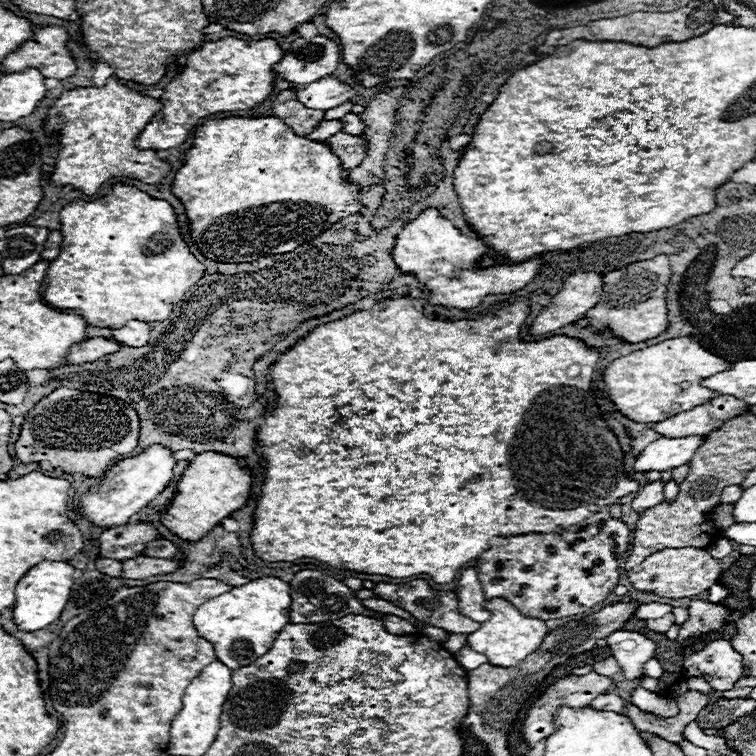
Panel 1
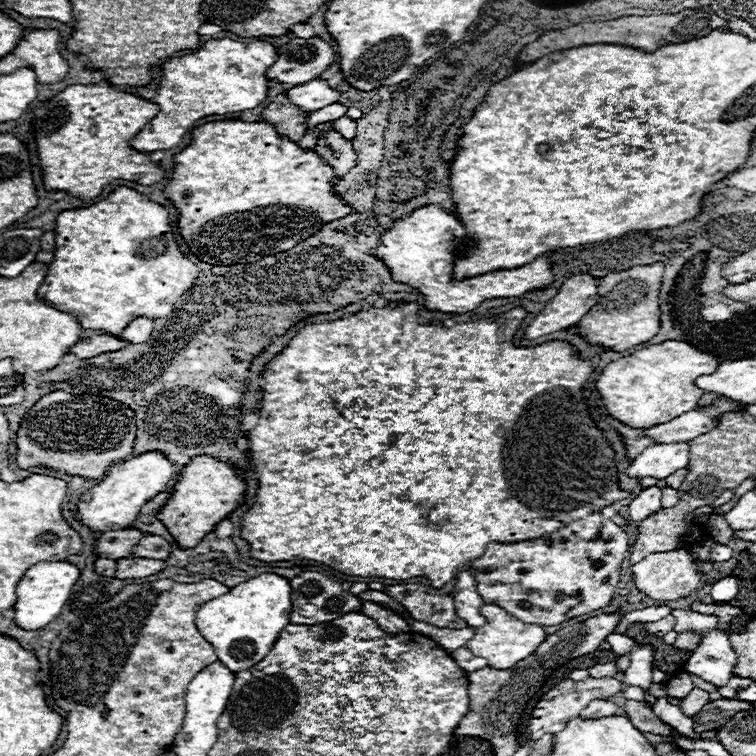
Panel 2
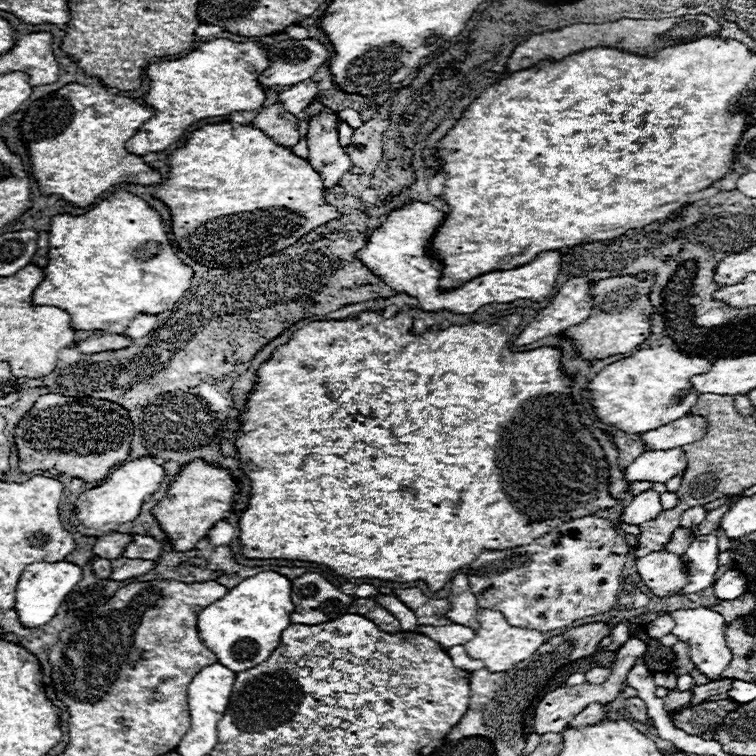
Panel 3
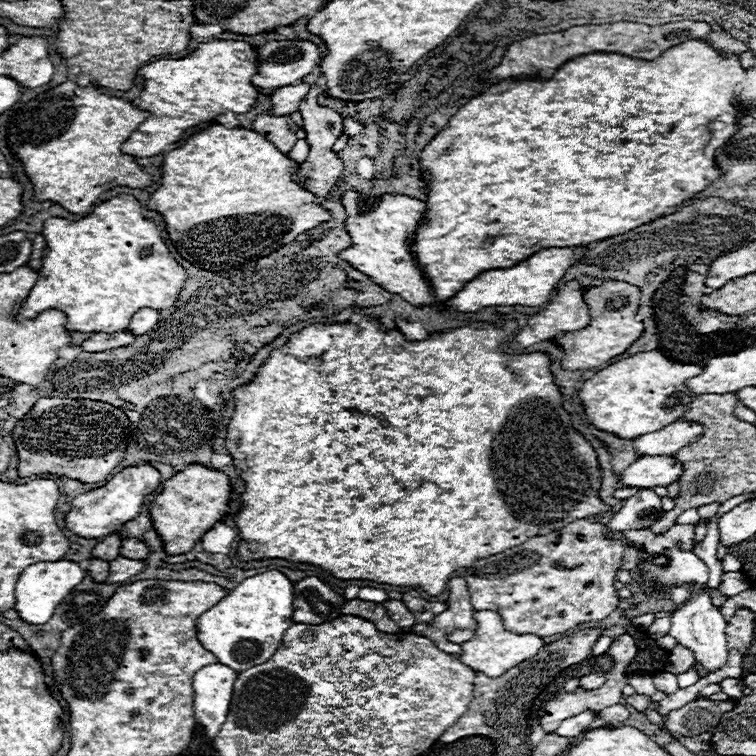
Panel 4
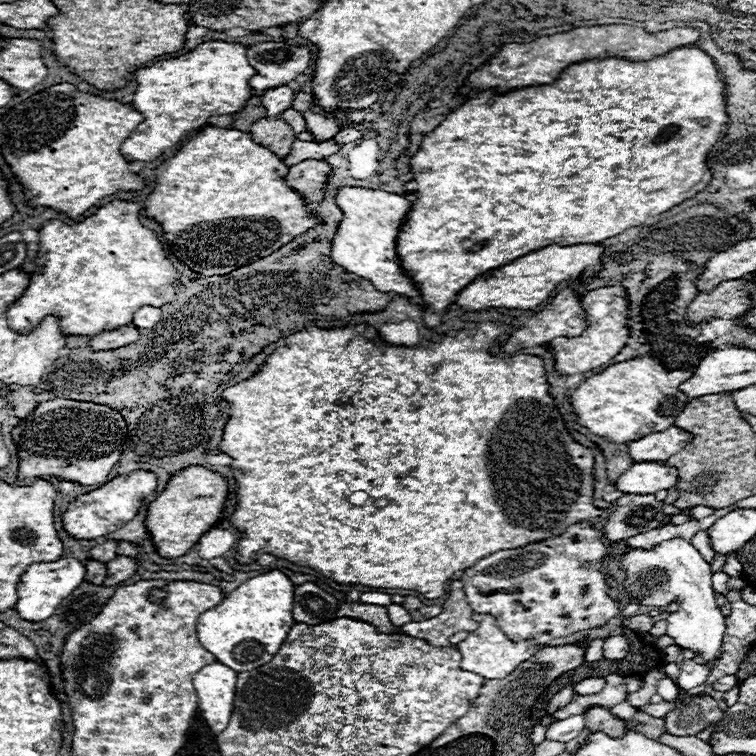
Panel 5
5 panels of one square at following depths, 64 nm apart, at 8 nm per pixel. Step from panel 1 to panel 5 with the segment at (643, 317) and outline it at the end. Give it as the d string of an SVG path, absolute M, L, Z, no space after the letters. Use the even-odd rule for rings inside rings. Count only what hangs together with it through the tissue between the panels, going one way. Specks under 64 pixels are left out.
M606 286L606 288L590 290L586 296L580 298L580 302L584 304L586 310L588 328L576 338L554 338L552 342L548 342L556 358L556 370L564 376L576 372L588 372L592 368L608 364L626 346L630 336L630 326L628 326L630 296L622 286Z

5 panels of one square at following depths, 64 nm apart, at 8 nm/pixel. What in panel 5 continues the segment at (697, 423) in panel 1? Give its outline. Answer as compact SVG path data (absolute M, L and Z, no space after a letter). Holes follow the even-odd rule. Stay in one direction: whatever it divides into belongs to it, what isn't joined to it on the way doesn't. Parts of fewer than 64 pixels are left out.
M678 426L666 428L662 432L648 434L640 440L634 440L630 448L630 456L634 462L656 462L656 460L668 460L676 452L680 452L694 436Z

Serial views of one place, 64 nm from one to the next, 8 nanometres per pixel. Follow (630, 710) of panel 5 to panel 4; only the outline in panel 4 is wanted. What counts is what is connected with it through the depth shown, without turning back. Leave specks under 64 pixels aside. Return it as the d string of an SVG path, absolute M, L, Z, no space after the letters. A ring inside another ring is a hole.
M616 704L616 706L610 706L610 708L602 710L602 712L598 712L598 716L590 724L590 728L598 728L598 726L606 726L606 724L620 724L628 716L630 716L630 710L626 706L622 706L622 704Z

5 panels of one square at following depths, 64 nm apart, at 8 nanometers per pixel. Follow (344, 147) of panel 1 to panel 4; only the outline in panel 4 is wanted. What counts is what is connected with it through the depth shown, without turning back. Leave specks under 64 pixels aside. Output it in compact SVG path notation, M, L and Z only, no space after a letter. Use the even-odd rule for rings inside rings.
M312 86L306 100L300 104L300 114L302 114L302 126L306 130L306 142L310 146L310 154L308 158L302 162L302 170L300 174L306 174L312 178L312 182L308 184L308 190L310 192L316 192L318 198L324 198L330 194L332 186L336 184L336 180L340 178L342 170L344 170L344 162L338 158L338 152L332 150L336 138L338 138L338 126L336 126L336 118L338 114L332 110L332 108L326 108L326 106L320 106L316 100L318 100L318 88Z

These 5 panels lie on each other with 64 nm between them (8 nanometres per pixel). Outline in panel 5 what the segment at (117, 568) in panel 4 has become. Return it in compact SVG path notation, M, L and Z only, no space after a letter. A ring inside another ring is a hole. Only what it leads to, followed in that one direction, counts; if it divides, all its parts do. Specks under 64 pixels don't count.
M116 556L114 560L110 560L106 564L106 568L108 568L108 576L104 580L104 586L114 586L114 584L120 584L120 582L128 580L132 574L136 574L138 564L136 564L134 558Z

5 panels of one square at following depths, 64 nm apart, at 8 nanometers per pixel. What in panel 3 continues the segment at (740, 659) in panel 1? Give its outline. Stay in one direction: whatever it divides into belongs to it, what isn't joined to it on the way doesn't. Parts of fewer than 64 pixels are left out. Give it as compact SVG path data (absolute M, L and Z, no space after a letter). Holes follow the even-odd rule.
M694 608L694 610L676 610L670 615L674 618L676 626L672 634L676 634L680 640L690 642L690 660L694 662L696 670L700 670L710 680L722 680L722 672L732 662L732 650L728 648L726 636L724 636L724 618L718 612L712 612L708 608Z

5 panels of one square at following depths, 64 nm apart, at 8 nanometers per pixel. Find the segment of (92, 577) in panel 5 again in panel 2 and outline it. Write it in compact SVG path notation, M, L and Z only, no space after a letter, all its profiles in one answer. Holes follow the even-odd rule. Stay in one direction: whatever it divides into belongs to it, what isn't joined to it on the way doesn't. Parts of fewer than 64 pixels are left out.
M96 558L94 568L96 568L96 572L102 574L102 576L110 576L110 578L116 576L116 560L110 560L110 558Z

